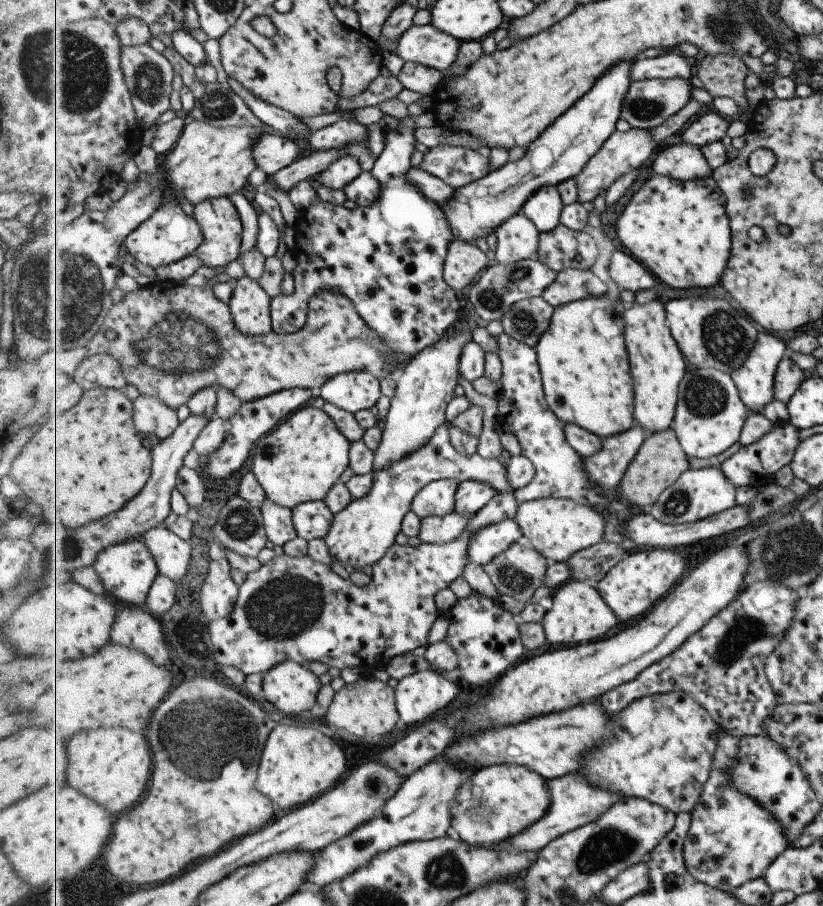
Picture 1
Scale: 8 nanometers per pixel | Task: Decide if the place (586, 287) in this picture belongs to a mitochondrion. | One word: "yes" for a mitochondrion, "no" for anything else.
yes

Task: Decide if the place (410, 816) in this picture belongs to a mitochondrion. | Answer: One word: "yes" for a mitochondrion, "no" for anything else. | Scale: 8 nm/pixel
no

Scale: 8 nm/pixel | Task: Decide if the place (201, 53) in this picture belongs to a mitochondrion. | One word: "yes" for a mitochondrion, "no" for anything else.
no

